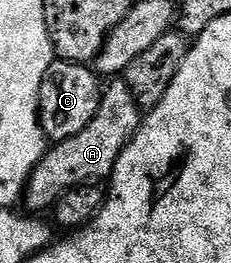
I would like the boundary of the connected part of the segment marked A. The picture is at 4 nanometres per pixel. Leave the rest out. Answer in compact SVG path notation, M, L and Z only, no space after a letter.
M114 79L110 84L113 85L110 88L108 85L102 91L101 105L87 130L79 130L75 138L56 141L29 175L23 204L30 208L30 213L48 213L58 198L71 190L71 186L105 182L113 175L115 162L119 162L119 154L123 154L123 150L141 127L143 113L135 102L135 94L131 94L131 86L127 86L124 79Z

